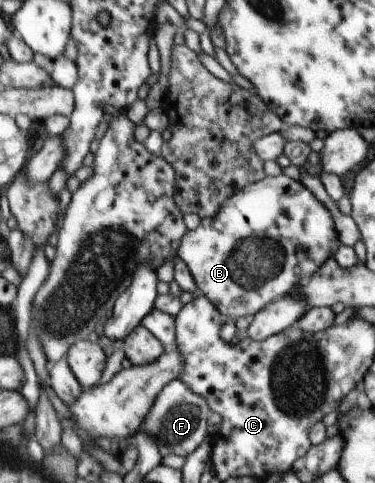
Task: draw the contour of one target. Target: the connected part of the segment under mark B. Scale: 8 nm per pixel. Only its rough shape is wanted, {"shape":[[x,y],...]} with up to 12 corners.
{"shape":[[281,173],[177,255],[223,318],[252,316],[338,251],[331,211]]}

